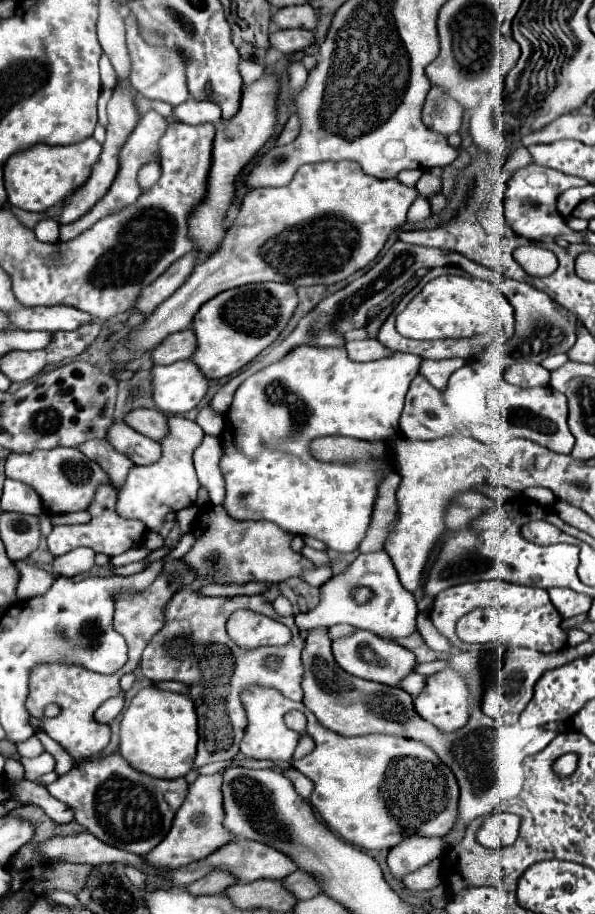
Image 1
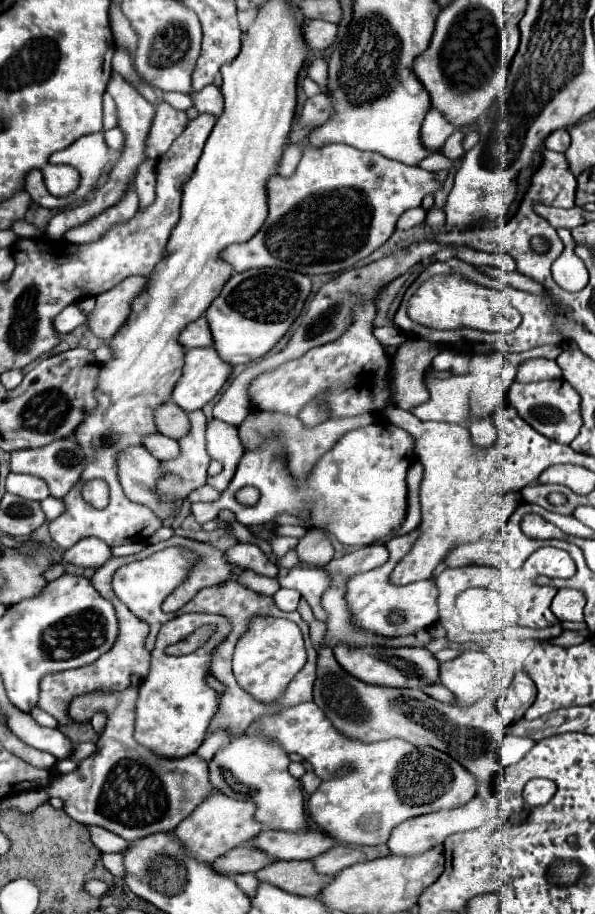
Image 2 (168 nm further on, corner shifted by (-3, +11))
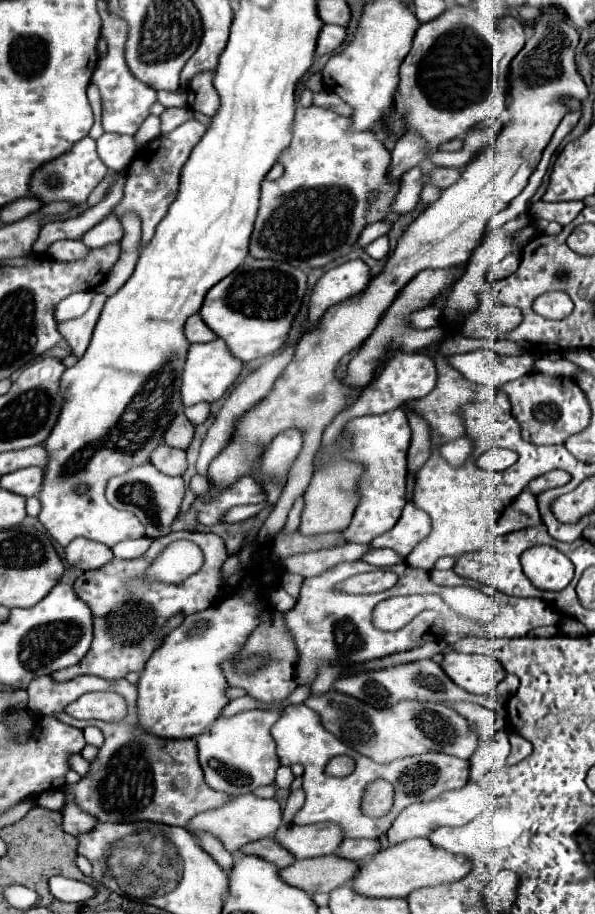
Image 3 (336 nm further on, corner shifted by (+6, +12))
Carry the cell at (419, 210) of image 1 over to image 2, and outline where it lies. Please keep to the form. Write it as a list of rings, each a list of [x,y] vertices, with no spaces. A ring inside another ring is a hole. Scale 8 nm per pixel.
[[[416,207],[416,209],[408,209],[396,223],[396,231],[402,231],[402,229],[410,229],[414,225],[420,225],[426,217],[426,211],[422,207]]]

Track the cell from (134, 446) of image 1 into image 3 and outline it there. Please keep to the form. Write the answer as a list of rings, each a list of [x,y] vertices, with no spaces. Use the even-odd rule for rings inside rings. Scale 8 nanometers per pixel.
[[[159,444],[159,448],[155,448],[155,452],[151,452],[151,464],[169,476],[181,476],[187,468],[185,450],[171,448],[167,444]]]

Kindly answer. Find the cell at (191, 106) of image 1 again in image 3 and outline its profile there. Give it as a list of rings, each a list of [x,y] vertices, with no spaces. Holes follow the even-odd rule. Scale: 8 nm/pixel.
[[[203,72],[197,74],[189,84],[189,106],[205,116],[213,116],[219,108],[219,96],[213,88],[213,74]]]

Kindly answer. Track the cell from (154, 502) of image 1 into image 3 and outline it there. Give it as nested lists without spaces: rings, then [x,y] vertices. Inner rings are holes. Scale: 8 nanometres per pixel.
[[[199,402],[199,404],[191,406],[191,408],[185,408],[185,416],[197,426],[197,424],[201,424],[201,422],[207,420],[207,416],[209,416],[209,404]]]

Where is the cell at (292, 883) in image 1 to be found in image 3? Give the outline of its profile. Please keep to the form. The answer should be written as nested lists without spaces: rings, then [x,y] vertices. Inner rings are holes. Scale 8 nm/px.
[[[343,840],[337,848],[337,854],[345,860],[367,860],[379,852],[377,840]]]

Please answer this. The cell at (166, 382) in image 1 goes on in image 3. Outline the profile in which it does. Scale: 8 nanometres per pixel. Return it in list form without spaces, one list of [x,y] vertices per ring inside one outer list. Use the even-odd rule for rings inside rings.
[[[221,338],[207,342],[207,344],[191,344],[189,352],[187,352],[187,362],[185,362],[185,370],[181,376],[181,400],[183,406],[191,406],[197,402],[215,402],[219,400],[225,390],[235,382],[235,378],[241,372],[243,362],[237,360],[235,356],[231,356],[231,352],[227,350],[225,342]]]

